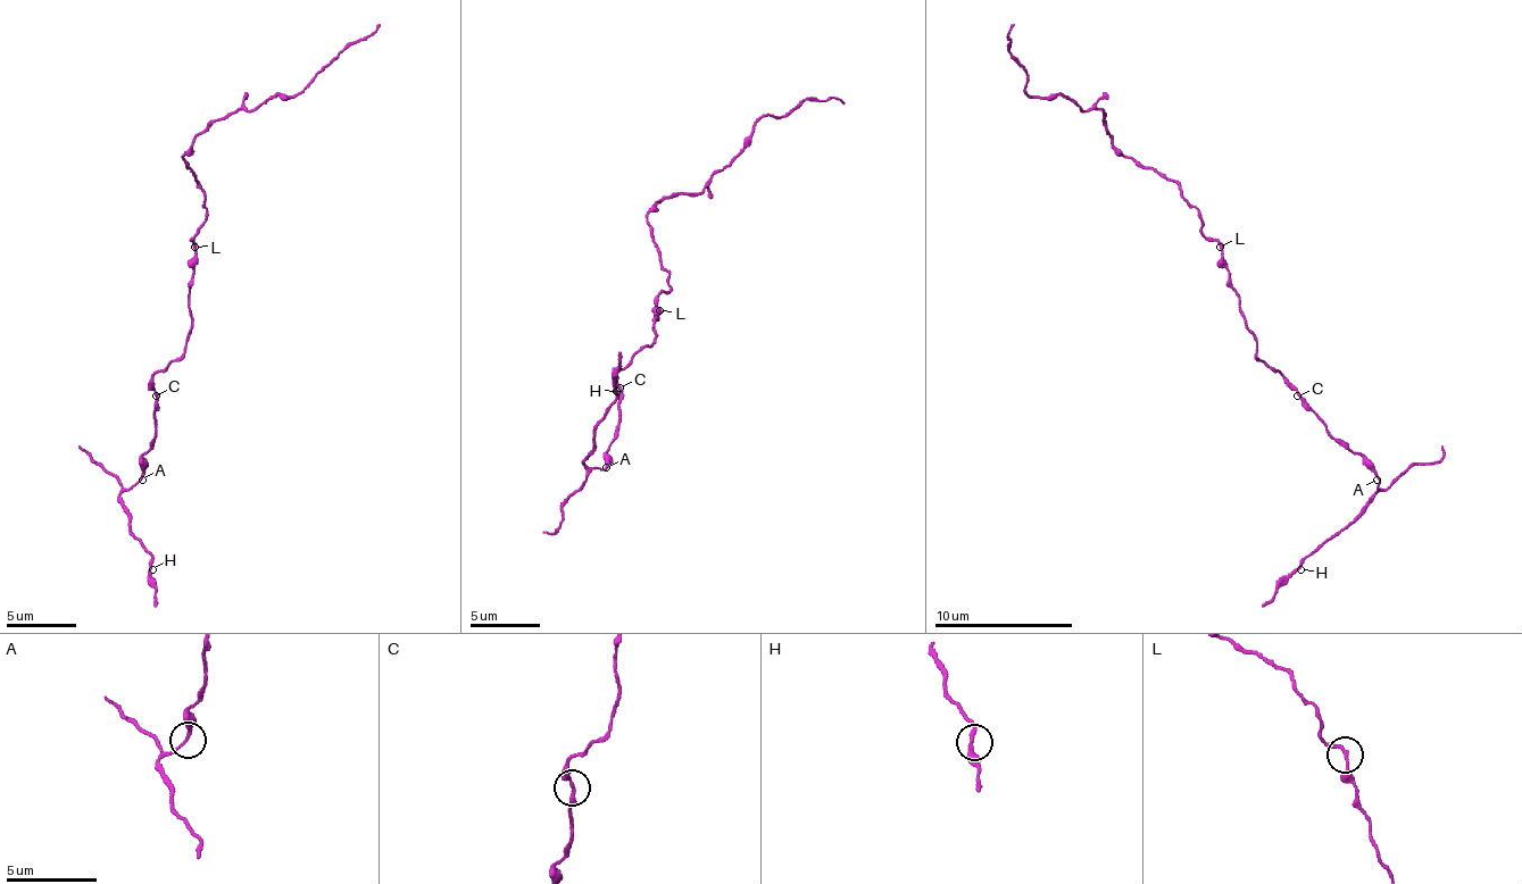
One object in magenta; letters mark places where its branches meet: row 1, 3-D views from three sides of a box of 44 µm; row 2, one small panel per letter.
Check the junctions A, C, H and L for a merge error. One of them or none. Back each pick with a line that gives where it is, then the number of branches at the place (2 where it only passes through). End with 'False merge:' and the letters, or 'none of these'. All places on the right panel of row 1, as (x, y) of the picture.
False merge: none of these

